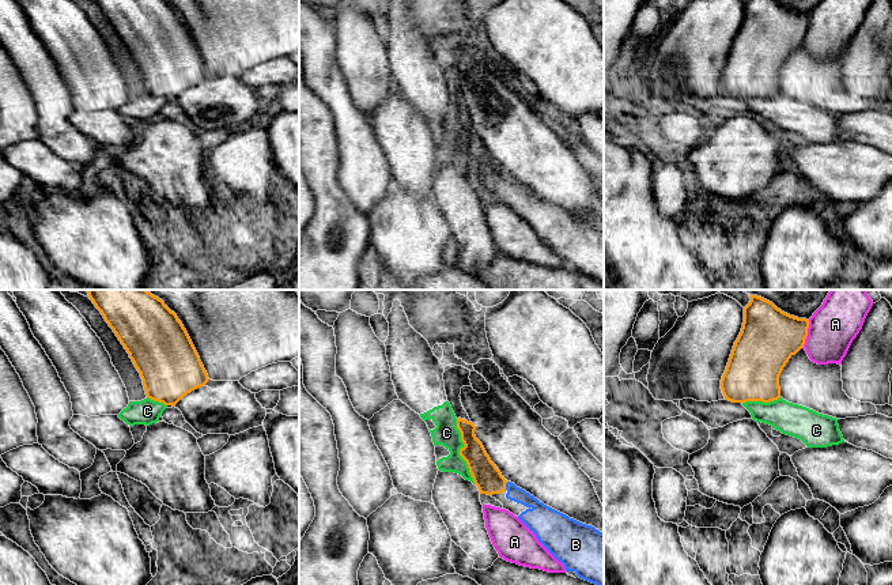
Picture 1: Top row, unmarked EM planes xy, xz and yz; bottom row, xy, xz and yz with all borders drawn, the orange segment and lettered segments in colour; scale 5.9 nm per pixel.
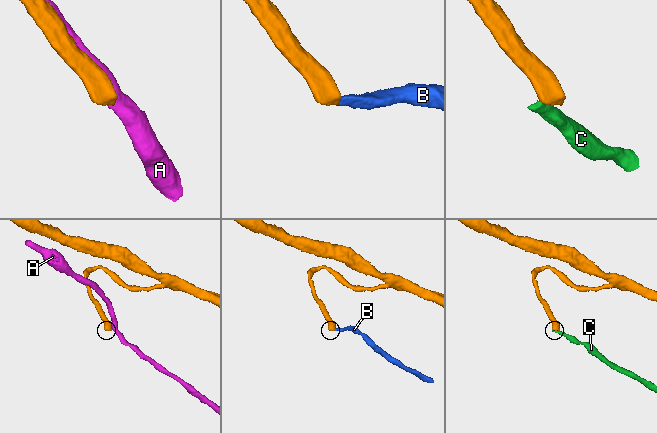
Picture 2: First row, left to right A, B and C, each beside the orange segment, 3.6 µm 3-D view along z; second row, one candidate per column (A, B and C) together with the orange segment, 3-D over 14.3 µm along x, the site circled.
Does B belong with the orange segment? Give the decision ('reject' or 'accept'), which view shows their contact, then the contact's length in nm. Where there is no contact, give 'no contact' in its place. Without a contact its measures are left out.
accept; contact in xz; length 50 nm

